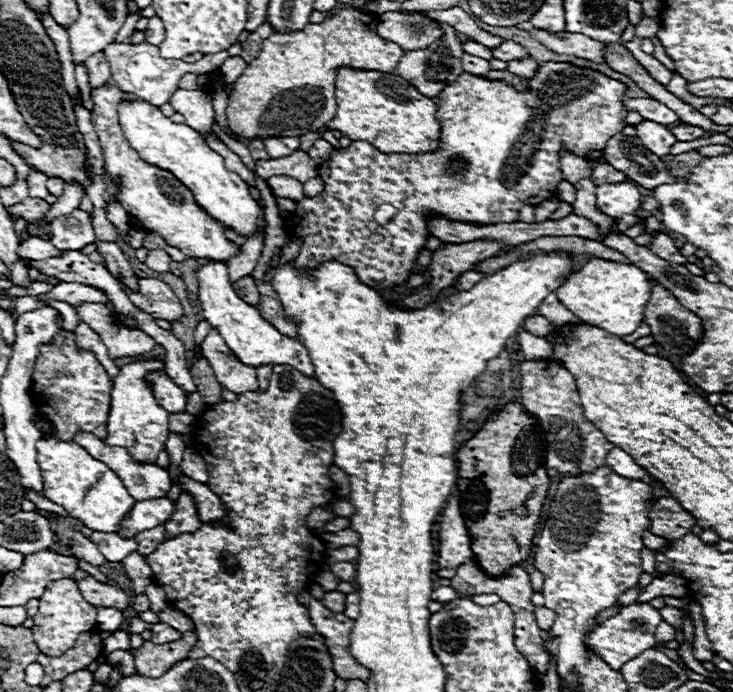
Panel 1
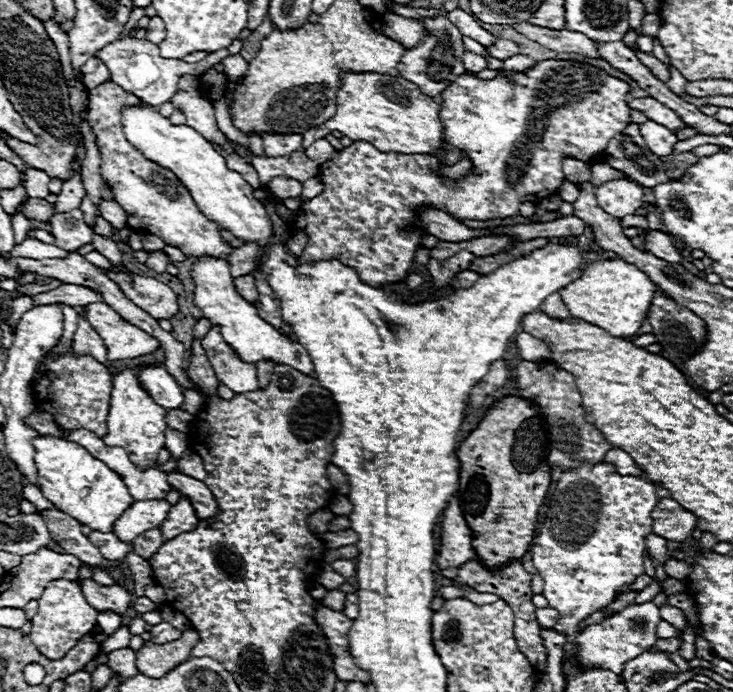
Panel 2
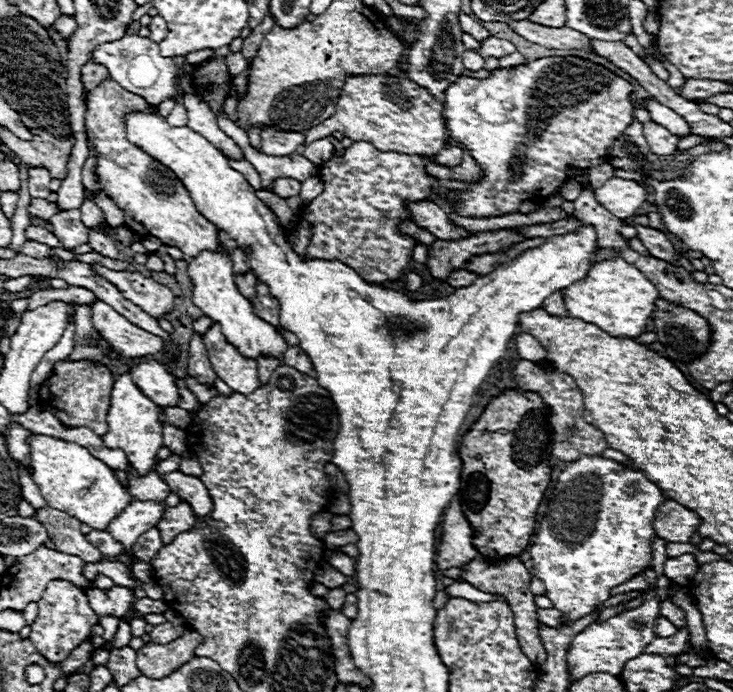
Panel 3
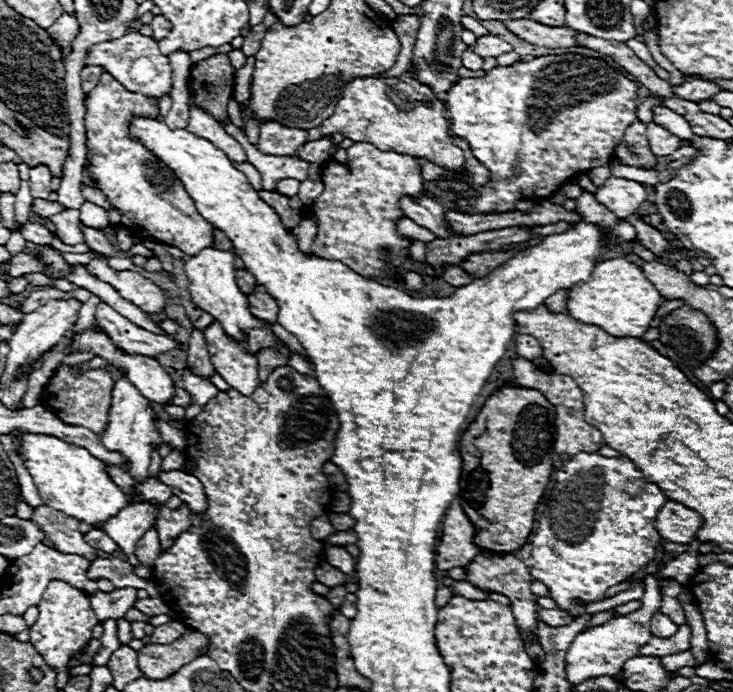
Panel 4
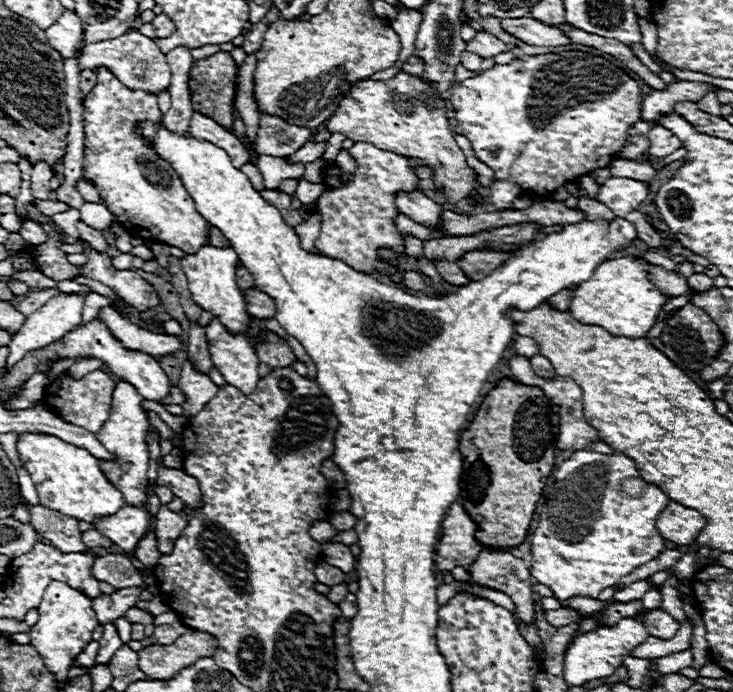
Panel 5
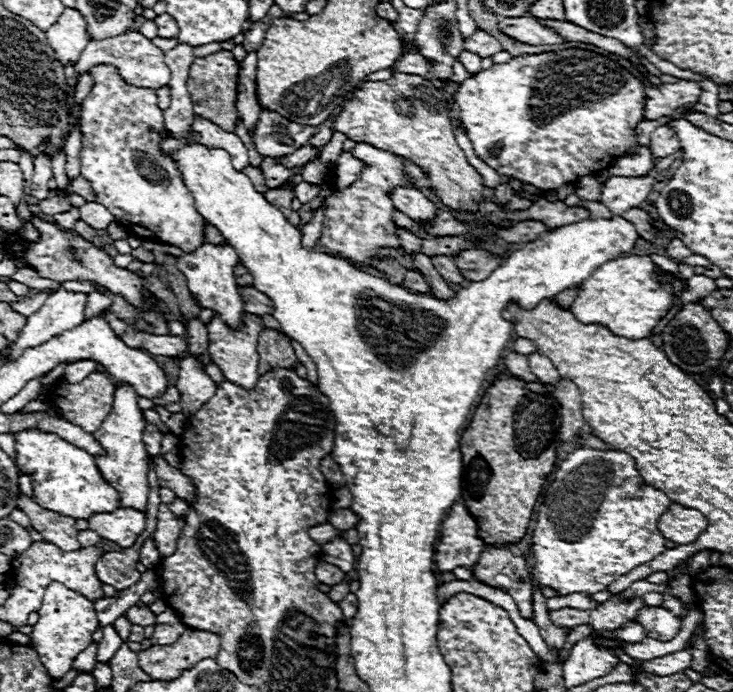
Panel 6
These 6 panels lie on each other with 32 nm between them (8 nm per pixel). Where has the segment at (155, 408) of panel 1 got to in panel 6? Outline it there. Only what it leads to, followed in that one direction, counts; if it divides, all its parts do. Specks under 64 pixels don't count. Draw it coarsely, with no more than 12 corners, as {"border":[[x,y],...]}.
{"border":[[116,386],[94,438],[102,478],[122,508],[148,508],[146,420],[138,394]]}

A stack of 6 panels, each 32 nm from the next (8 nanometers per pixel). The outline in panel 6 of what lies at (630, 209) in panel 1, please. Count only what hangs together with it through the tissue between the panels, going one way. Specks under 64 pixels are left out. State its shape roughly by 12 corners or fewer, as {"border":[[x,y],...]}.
{"border":[[680,149],[648,176],[610,176],[600,202],[614,214],[640,206],[656,176],[681,159]]}

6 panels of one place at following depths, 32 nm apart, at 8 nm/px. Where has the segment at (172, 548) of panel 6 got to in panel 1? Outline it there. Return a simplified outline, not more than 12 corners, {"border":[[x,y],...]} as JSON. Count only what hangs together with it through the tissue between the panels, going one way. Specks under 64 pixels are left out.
{"border":[[180,494],[166,538],[200,528],[196,506],[188,494]]}

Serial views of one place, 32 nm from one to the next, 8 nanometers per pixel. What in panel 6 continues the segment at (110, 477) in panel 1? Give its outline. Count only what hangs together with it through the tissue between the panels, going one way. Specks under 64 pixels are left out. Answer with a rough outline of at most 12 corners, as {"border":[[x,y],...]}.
{"border":[[38,428],[14,436],[42,508],[82,520],[118,492],[92,454]]}

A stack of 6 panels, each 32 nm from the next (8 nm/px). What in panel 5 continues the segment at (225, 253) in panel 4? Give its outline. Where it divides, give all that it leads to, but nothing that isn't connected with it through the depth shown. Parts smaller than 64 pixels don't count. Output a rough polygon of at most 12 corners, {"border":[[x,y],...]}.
{"border":[[202,246],[180,258],[192,300],[228,330],[248,324],[238,256]]}

